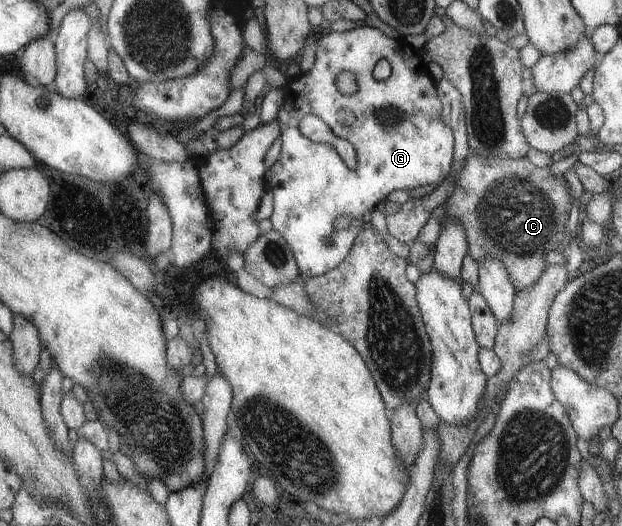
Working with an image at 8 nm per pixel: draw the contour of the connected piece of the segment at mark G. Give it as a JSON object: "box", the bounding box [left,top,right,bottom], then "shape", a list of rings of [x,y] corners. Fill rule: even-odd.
{"box":[269,24,453,281],"shape":[[[357,24],[354,29],[345,32],[330,32],[323,37],[316,39],[316,48],[315,48],[315,57],[314,65],[307,72],[301,72],[298,76],[287,79],[287,83],[284,85],[284,100],[283,104],[279,107],[275,120],[277,124],[281,127],[281,149],[278,155],[278,158],[271,166],[271,190],[273,193],[273,210],[269,217],[269,221],[272,225],[272,230],[277,231],[283,238],[284,241],[290,246],[292,255],[294,256],[295,262],[297,263],[297,268],[301,278],[306,281],[314,276],[324,274],[325,271],[331,270],[333,267],[336,267],[341,261],[342,258],[345,258],[349,251],[353,247],[353,239],[357,237],[357,233],[360,229],[360,221],[356,223],[356,217],[364,211],[370,211],[378,201],[382,201],[390,191],[395,189],[403,189],[404,191],[410,191],[414,187],[420,187],[420,185],[436,185],[440,181],[444,181],[445,177],[449,174],[451,170],[451,165],[453,161],[453,130],[449,128],[444,122],[441,121],[441,100],[439,97],[436,97],[437,89],[434,89],[432,85],[431,75],[428,75],[428,70],[426,68],[426,75],[424,75],[424,63],[420,59],[420,51],[415,50],[410,44],[406,43],[404,38],[390,38],[382,34],[379,30],[365,26],[362,24]],[[384,58],[391,65],[391,72],[388,77],[384,80],[374,80],[372,78],[372,67],[378,59]],[[339,71],[349,71],[354,75],[355,82],[357,83],[356,91],[350,95],[341,94],[335,86],[335,77]],[[340,111],[348,111],[352,113],[354,120],[352,123],[348,124],[342,120]],[[312,114],[316,117],[319,117],[328,127],[331,129],[331,132],[337,137],[342,138],[343,140],[348,141],[352,145],[354,153],[356,155],[356,161],[352,164],[347,164],[339,155],[339,153],[327,143],[314,143],[309,139],[306,139],[298,129],[299,121],[306,115]],[[348,216],[350,218],[350,225],[344,231],[334,231],[334,226],[332,222],[336,217]]]}

